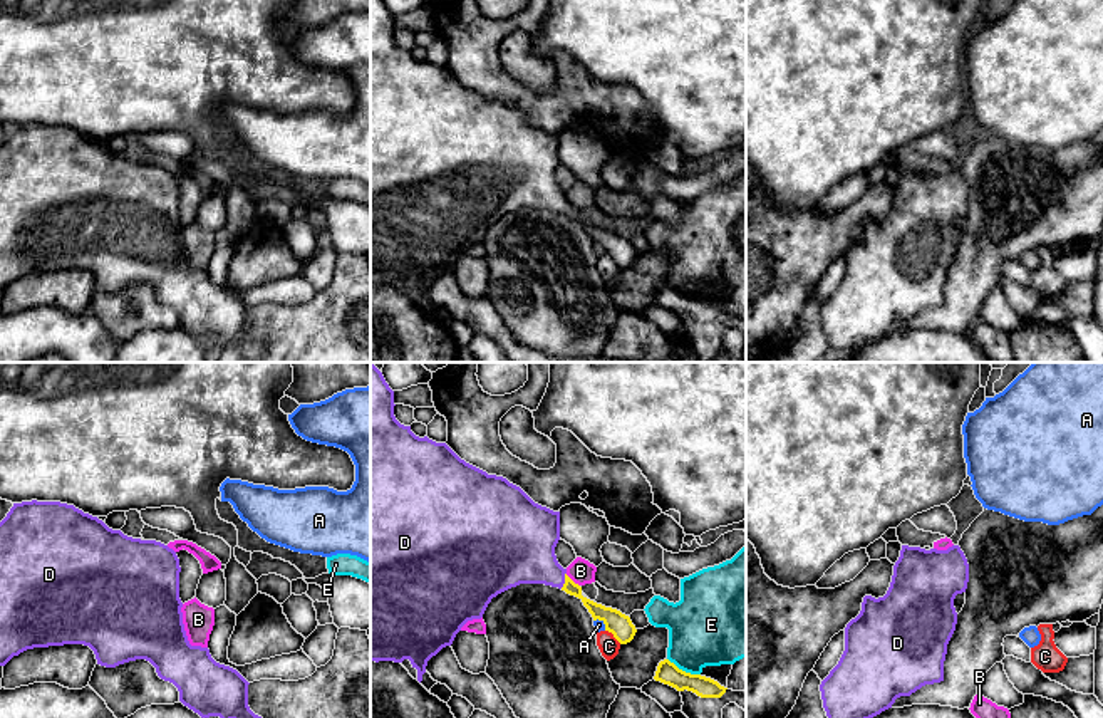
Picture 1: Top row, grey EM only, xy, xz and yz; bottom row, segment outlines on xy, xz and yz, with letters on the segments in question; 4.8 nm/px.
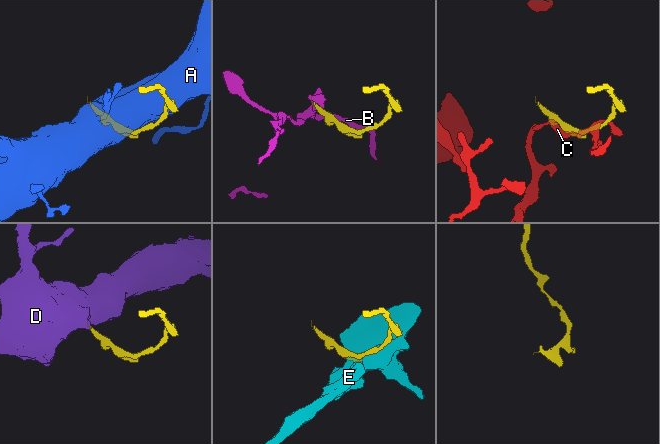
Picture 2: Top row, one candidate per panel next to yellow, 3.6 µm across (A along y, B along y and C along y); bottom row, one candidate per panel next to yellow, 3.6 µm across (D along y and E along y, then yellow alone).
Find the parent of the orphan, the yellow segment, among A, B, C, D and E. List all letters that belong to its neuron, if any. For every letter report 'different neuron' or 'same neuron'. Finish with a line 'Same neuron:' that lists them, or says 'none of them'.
A: different neuron
B: different neuron
C: different neuron
D: same neuron
E: different neuron
Same neuron: D

